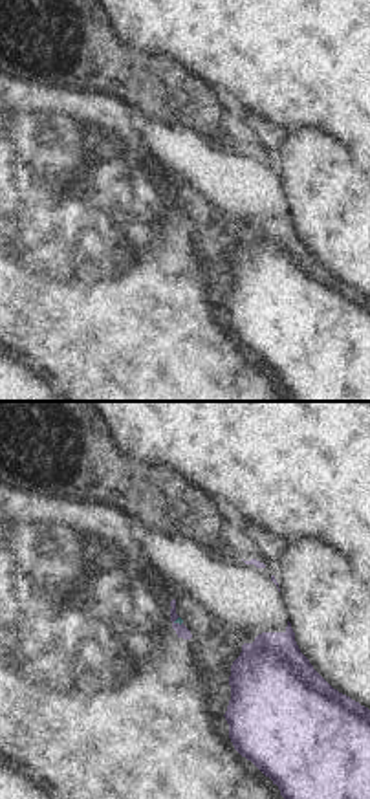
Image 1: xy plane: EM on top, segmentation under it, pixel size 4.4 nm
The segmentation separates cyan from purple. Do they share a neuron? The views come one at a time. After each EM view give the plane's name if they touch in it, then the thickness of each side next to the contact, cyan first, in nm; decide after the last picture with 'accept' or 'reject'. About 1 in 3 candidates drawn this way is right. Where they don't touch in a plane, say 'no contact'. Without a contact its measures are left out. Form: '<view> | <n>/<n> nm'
xy | 20/60 nm

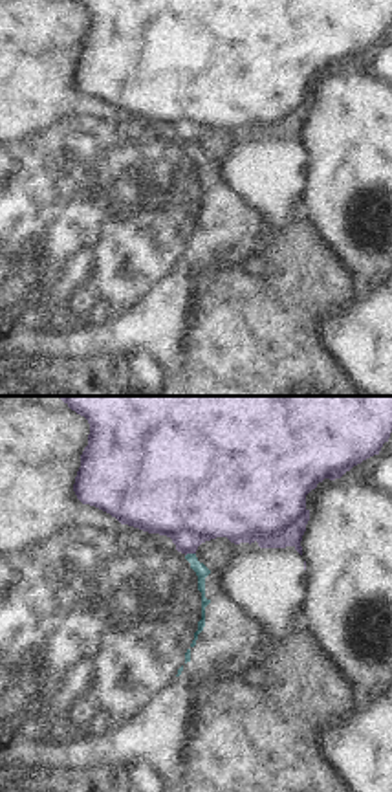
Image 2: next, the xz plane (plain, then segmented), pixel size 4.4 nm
xz | 60/400 nm

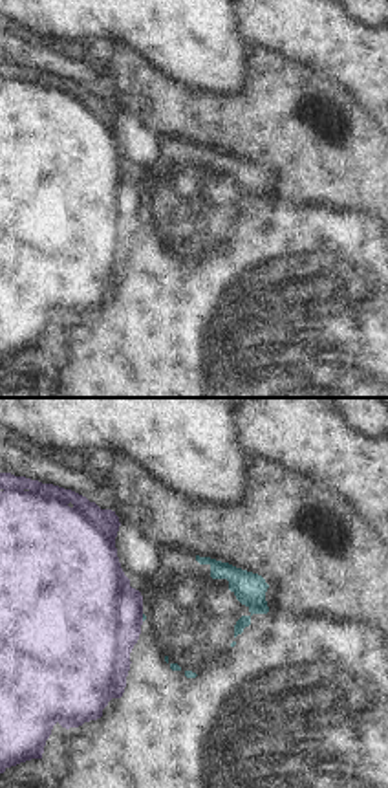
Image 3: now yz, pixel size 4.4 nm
yz | 20/480 nm

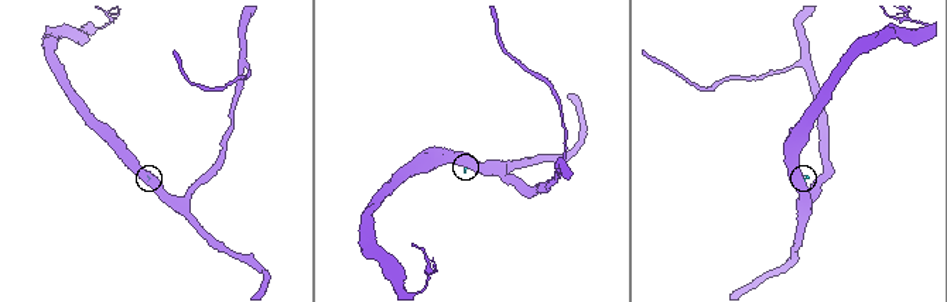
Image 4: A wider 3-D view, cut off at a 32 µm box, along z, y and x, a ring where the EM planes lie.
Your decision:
reject

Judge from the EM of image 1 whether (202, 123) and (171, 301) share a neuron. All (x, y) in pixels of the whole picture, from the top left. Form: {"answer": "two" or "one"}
{"answer": "two"}

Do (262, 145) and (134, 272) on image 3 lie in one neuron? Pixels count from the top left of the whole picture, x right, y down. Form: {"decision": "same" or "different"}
{"decision": "different"}

